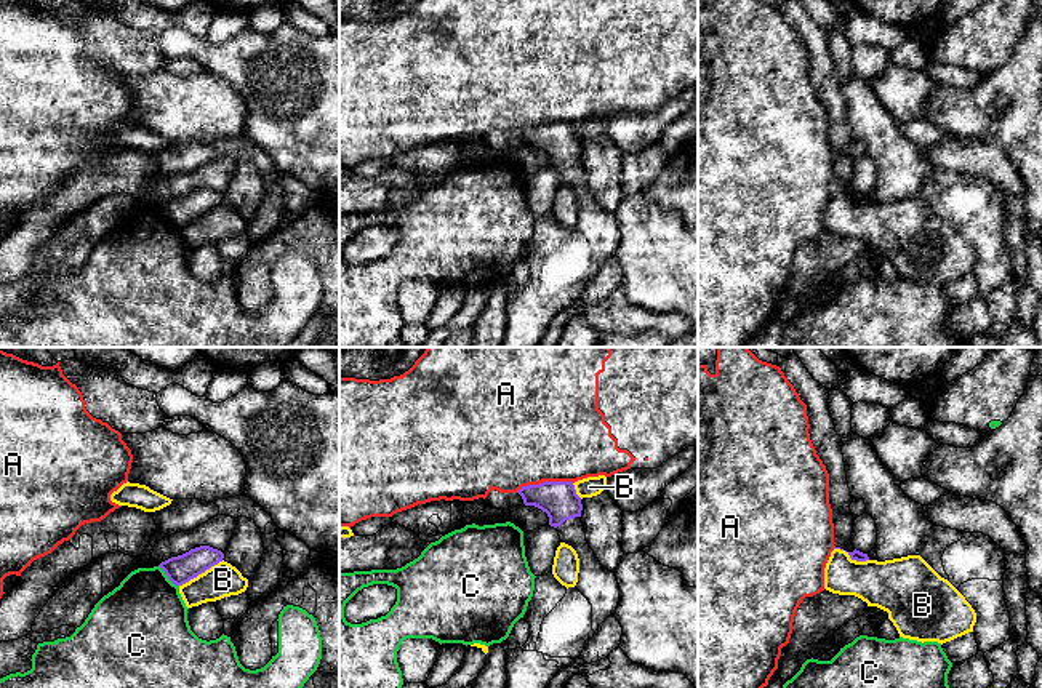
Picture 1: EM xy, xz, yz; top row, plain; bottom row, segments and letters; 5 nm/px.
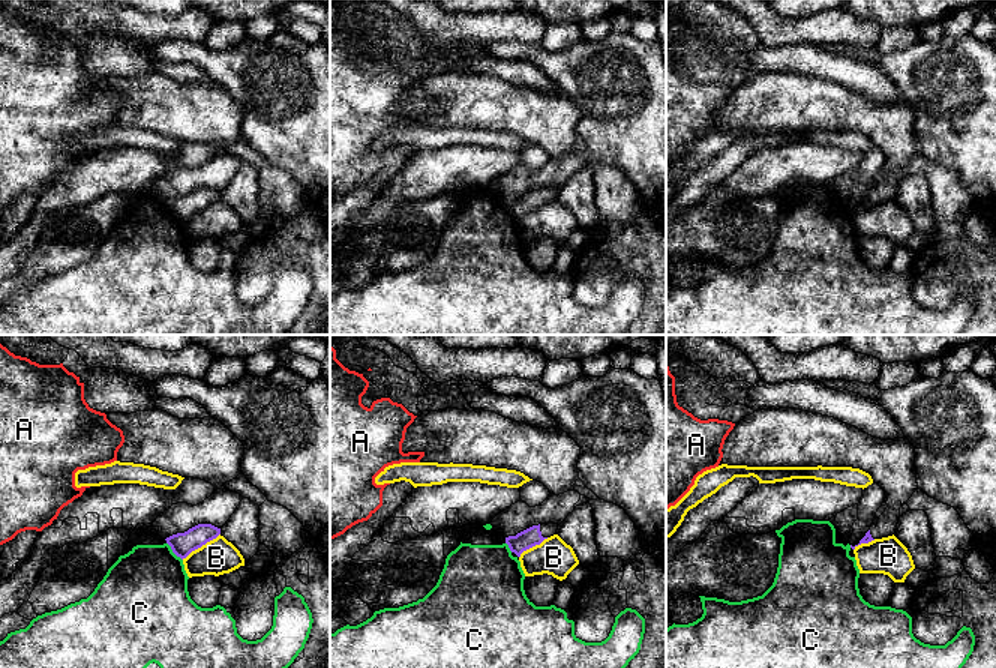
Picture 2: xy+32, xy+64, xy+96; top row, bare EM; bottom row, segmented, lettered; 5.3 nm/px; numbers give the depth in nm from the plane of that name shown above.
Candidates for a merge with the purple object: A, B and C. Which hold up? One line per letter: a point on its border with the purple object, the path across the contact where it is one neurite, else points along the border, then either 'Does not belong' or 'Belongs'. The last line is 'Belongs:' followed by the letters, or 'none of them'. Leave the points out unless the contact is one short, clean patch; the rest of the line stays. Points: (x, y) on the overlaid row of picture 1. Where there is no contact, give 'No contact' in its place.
A: Touches purple at xz (543, 482). Boundary: xz (572, 482), (529, 484), (516, 492). Does not belong
B: Touches purple at xy (200, 573). Boundary: xy (223, 560), (180, 586). Does not belong
C: Touches purple at xy (167, 575). Boundary: xy (159, 565), (178, 586). Does not belong
Belongs: none of them

